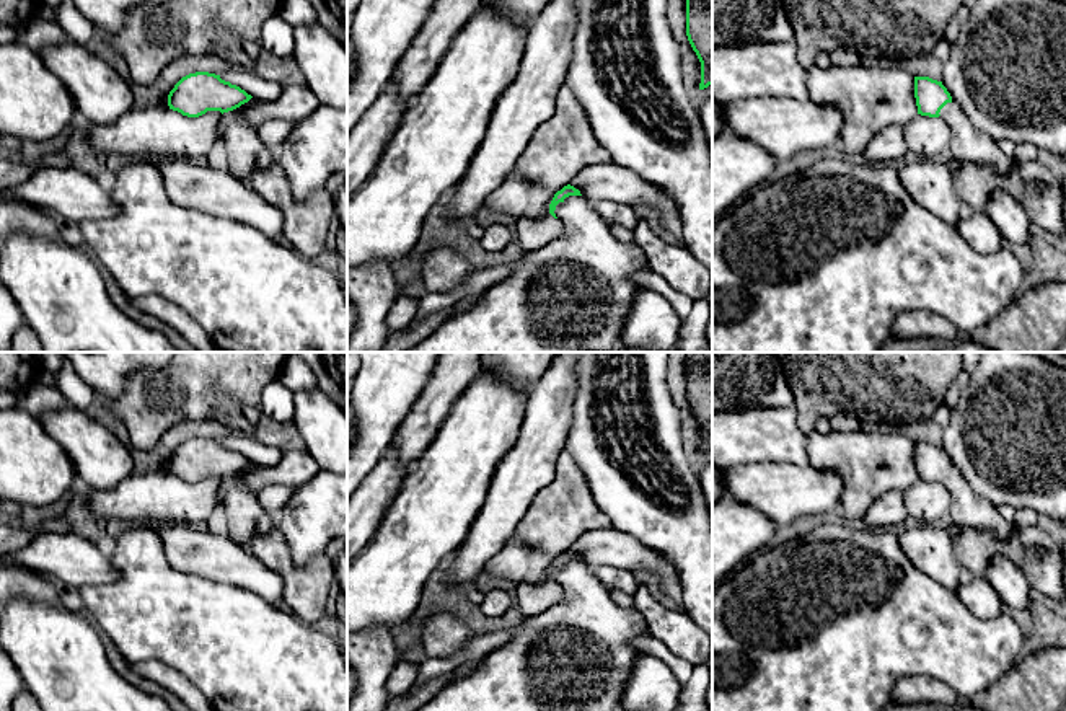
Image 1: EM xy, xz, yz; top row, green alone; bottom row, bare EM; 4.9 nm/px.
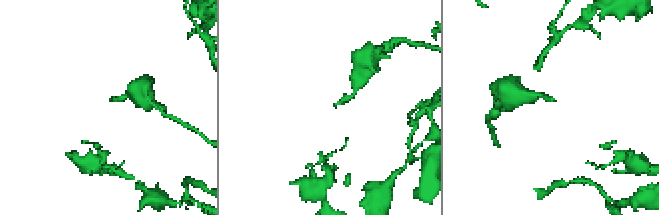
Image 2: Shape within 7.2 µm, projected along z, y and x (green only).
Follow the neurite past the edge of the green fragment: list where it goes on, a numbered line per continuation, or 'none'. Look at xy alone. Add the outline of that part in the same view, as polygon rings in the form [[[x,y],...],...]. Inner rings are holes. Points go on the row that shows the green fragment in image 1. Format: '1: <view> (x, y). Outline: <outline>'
none

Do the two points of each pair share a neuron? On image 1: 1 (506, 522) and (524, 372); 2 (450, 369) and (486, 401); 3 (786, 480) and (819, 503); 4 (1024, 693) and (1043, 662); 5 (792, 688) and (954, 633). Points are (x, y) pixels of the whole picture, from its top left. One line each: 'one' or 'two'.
1: two
2: two
3: one
4: one
5: one

